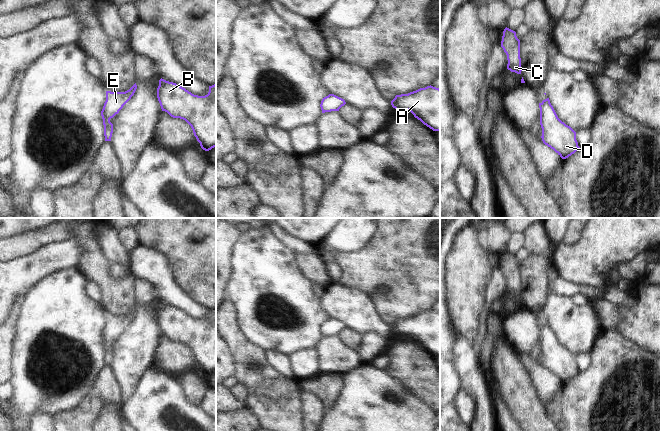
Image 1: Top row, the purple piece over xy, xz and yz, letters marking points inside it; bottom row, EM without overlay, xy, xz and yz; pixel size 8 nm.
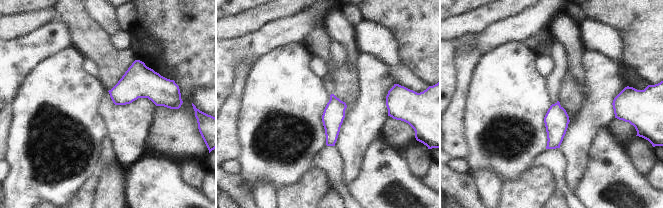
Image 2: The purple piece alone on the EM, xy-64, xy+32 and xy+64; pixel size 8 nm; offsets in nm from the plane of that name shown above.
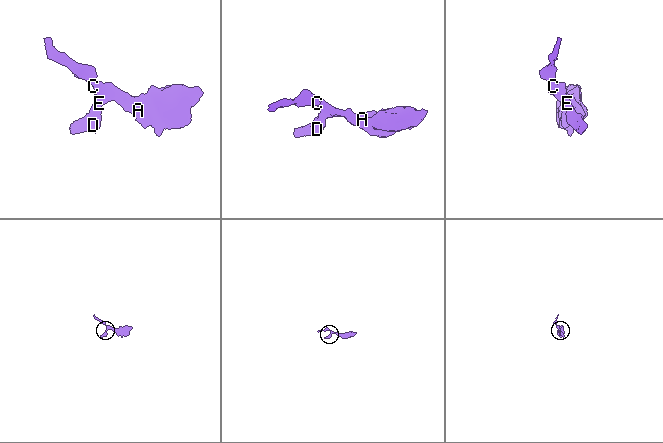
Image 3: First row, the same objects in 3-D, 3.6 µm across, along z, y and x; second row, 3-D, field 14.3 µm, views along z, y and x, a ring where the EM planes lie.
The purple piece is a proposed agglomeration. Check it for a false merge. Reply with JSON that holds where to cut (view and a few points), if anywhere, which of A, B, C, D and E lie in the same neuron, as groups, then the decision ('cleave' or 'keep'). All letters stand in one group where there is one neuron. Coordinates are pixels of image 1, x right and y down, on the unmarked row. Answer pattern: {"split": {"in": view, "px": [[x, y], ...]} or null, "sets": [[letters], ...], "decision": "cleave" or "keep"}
{"split": null, "sets": [["A", "B", "C", "D", "E"]], "decision": "keep"}

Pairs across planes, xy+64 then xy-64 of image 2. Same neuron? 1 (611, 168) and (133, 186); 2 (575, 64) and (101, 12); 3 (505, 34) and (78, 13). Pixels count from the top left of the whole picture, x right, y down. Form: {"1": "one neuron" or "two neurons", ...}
{"1": "one neuron", "2": "one neuron", "3": "two neurons"}

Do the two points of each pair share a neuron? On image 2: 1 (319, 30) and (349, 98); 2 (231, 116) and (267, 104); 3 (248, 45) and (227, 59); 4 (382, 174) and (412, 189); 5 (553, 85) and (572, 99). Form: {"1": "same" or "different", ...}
{"1": "same", "2": "different", "3": "same", "4": "same", "5": "different"}

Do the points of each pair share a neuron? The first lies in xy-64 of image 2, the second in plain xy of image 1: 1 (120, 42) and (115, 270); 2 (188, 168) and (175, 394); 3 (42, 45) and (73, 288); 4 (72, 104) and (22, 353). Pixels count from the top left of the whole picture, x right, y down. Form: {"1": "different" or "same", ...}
{"1": "same", "2": "different", "3": "different", "4": "same"}

